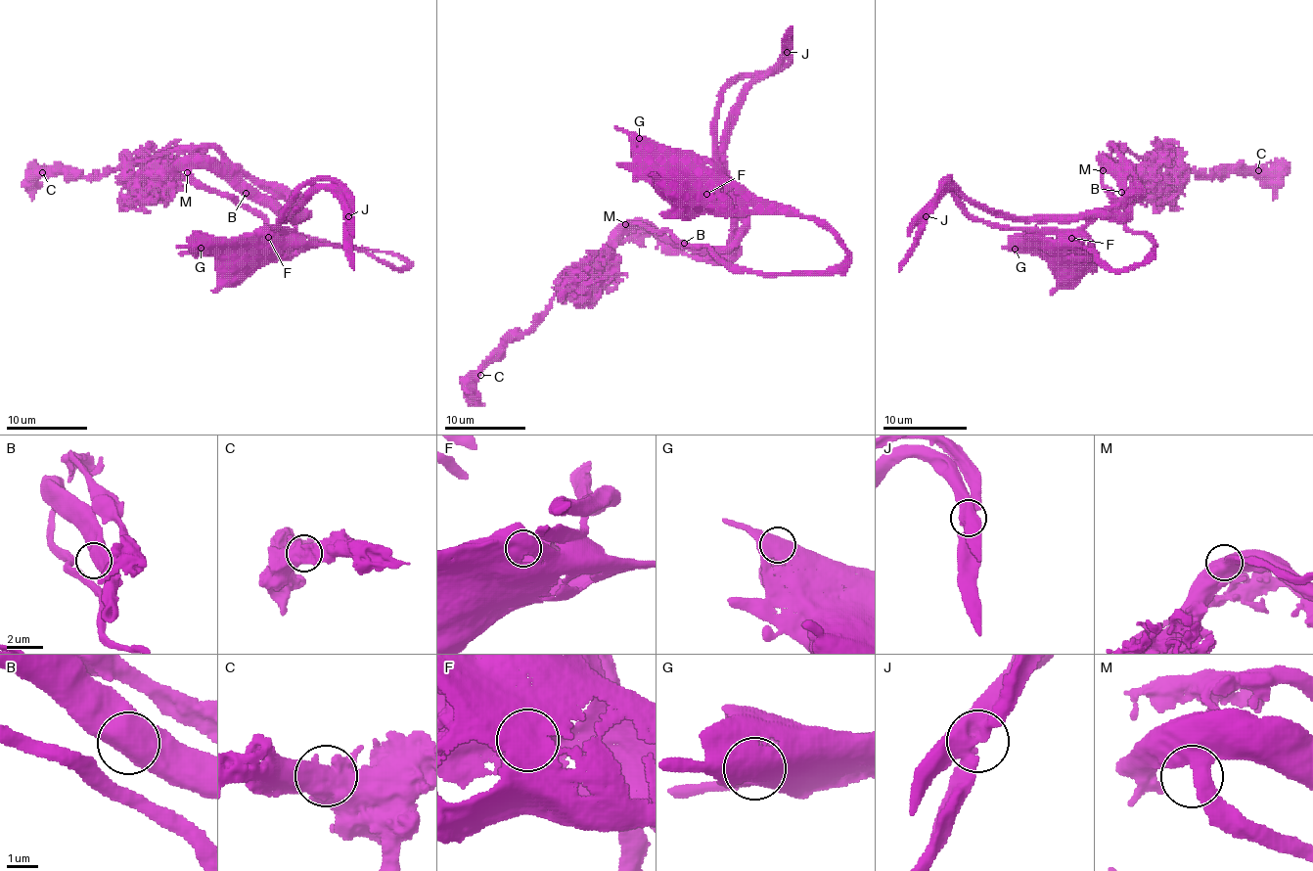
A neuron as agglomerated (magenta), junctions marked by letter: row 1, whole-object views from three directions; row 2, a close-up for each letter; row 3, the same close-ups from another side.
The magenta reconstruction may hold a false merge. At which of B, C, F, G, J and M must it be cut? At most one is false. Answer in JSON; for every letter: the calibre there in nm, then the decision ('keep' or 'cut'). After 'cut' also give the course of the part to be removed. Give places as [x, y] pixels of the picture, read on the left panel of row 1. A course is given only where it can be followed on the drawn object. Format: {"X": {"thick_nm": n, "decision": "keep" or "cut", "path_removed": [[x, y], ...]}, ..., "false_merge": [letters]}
{"B": {"thick_nm": 550, "decision": "keep"}, "C": {"thick_nm": 650, "decision": "keep"}, "F": {"thick_nm": 850, "decision": "keep"}, "G": {"thick_nm": 750, "decision": "keep"}, "J": {"thick_nm": 600, "decision": "cut", "path_removed": [[347, 217], [336, 184], [309, 180], [278, 227], [293, 229], [294, 205], [213, 148], [95, 176], [46, 168]]}, "M": {"thick_nm": 480, "decision": "keep"}, "false_merge": ["J"]}

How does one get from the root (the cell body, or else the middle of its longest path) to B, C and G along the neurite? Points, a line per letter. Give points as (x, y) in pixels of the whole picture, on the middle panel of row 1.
B: (665, 187), (663, 194), (731, 204), (744, 220), (744, 232), (729, 247), (684, 243)
C: (665, 187), (731, 204), (733, 241), (714, 254), (684, 254), (648, 228), (631, 228), (569, 277), (480, 375)
G: (665, 187), (657, 187), (657, 167), (650, 149), (639, 138)

